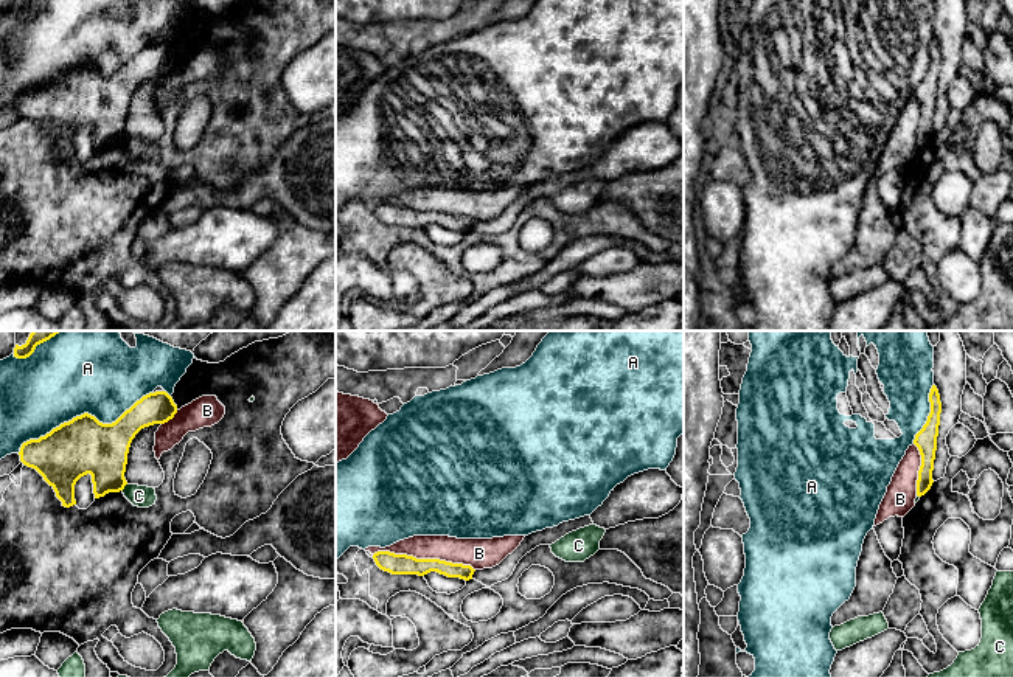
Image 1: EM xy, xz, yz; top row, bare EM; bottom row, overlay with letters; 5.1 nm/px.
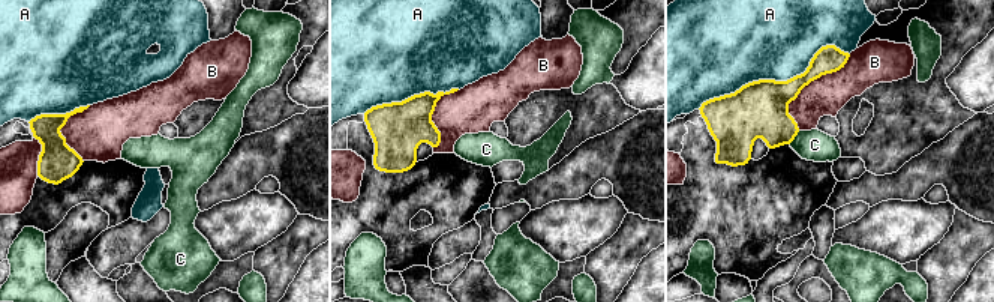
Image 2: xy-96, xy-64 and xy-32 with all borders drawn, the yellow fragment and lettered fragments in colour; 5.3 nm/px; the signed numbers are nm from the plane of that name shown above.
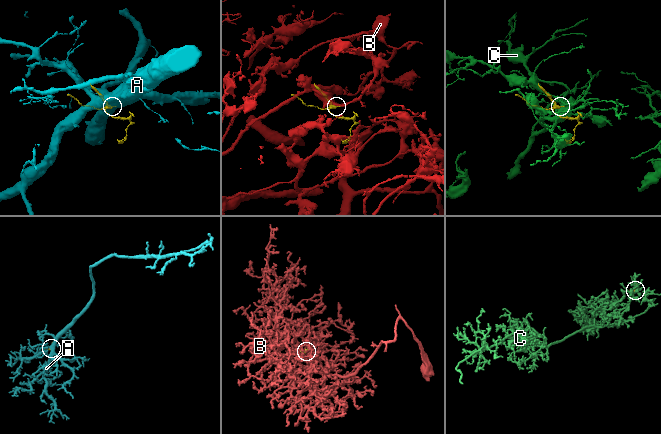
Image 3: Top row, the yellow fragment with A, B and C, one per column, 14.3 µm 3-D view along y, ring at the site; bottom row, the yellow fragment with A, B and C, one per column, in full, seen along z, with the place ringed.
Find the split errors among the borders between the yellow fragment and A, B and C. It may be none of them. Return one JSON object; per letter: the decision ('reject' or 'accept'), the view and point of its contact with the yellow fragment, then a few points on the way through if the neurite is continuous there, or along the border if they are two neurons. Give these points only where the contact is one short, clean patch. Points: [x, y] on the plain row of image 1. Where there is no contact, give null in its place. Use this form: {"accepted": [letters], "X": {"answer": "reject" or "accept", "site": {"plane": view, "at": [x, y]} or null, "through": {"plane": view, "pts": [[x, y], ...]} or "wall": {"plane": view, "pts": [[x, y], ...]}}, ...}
{"accepted": [], "A": {"answer": "reject", "site": {"plane": "xy", "at": [84, 65]}}, "B": {"answer": "reject", "site": {"plane": "xz", "at": [424, 211]}}, "C": {"answer": "reject", "site": {"plane": "xy", "at": [125, 137]}, "wall": {"plane": "xy", "pts": [[126, 135], [121, 142]]}}}

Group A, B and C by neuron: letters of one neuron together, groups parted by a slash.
A / B / C

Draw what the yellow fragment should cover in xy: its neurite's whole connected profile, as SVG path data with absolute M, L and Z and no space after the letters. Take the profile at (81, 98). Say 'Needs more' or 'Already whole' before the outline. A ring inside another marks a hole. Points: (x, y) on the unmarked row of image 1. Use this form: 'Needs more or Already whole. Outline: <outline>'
Already whole. Outline: M166 43L143 48L112 76L84 65L39 92L23 95L20 113L36 121L62 158L70 160L76 157L75 137L87 126L92 127L95 151L123 143L135 87L144 79L168 75L176 65L177 57Z

